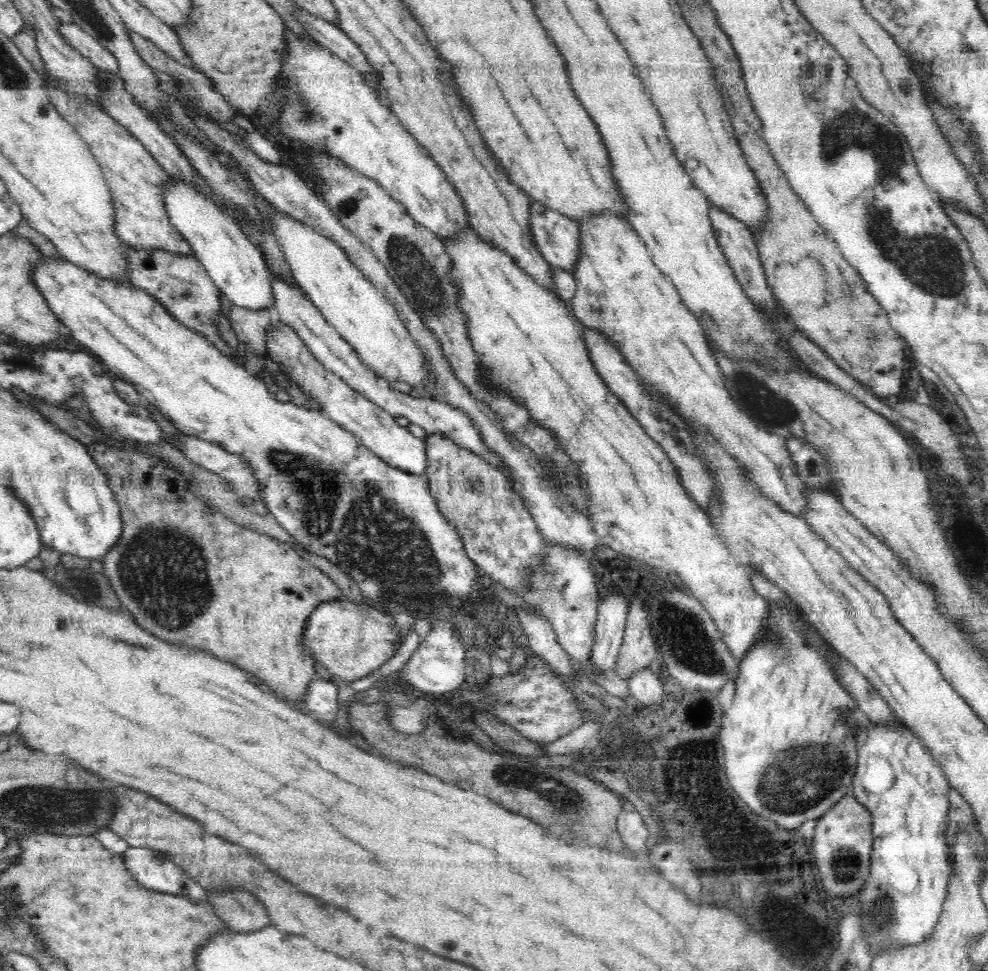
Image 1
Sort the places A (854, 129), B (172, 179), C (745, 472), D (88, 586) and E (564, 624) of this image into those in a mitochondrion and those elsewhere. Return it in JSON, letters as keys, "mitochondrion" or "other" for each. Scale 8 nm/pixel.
{"A":"mitochondrion","B":"other","C":"other","D":"mitochondrion","E":"other"}

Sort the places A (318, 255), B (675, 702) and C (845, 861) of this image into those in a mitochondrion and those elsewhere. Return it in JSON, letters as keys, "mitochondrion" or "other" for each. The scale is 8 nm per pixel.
{"A":"other","B":"other","C":"mitochondrion"}

